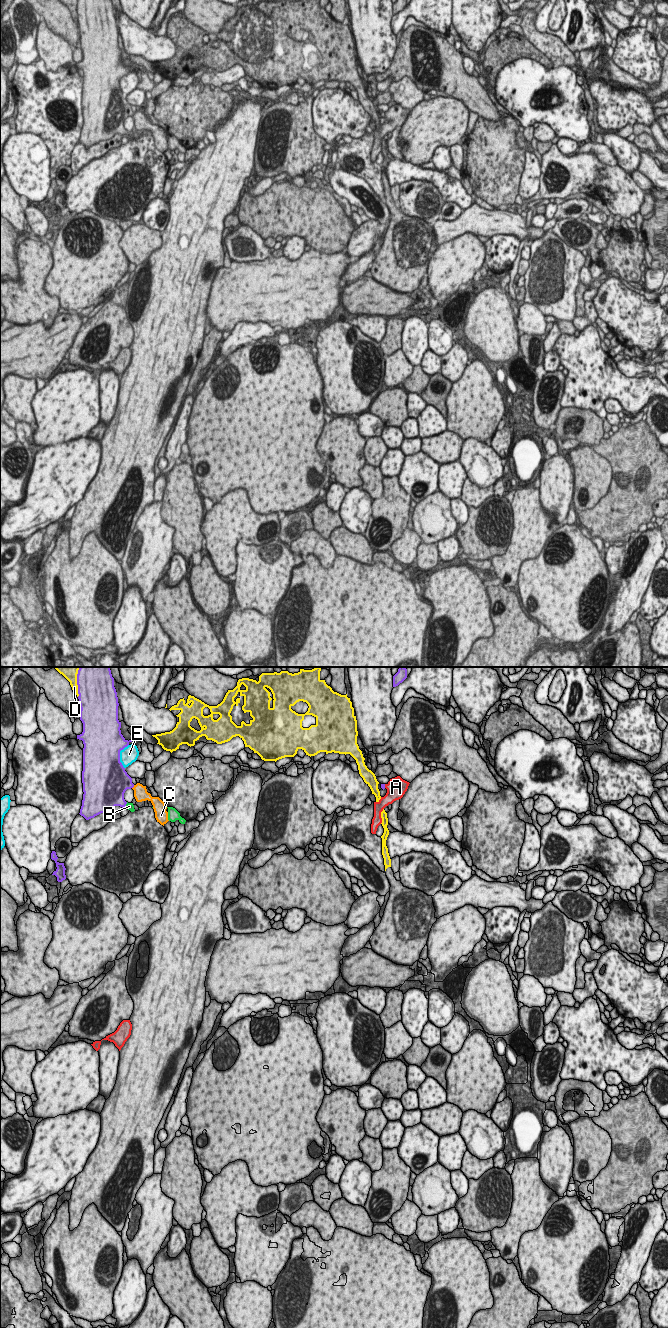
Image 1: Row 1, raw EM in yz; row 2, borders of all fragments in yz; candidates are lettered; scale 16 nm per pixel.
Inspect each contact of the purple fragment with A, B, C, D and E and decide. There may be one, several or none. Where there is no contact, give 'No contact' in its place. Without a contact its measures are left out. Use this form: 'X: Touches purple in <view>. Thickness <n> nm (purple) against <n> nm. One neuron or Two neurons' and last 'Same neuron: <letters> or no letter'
A: Touches purple in yz. Thickness 60 nm (purple) against 320 nm. Two neurons
B: Touches purple in yz. Thickness 360 nm (purple) against 120 nm. One neuron
C: Touches purple in yz. Thickness 360 nm (purple) against 220 nm. Two neurons
D: Touches purple in yz. Thickness 500 nm (purple) against 280 nm. Two neurons
E: Touches purple in yz. Thickness 500 nm (purple) against 280 nm. Two neurons
Same neuron: B

